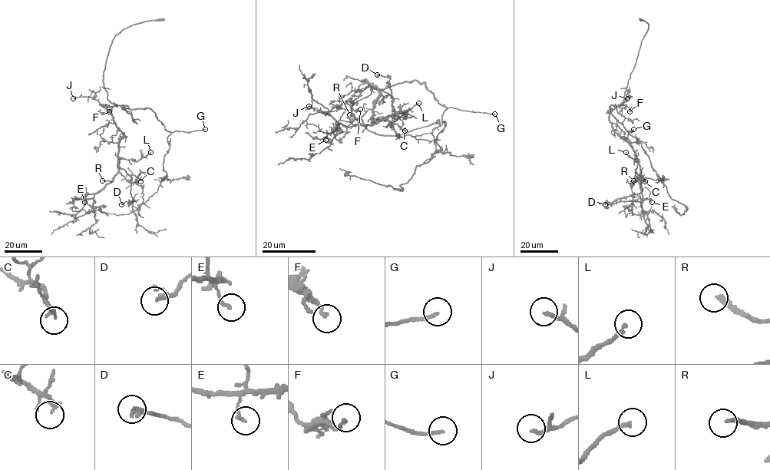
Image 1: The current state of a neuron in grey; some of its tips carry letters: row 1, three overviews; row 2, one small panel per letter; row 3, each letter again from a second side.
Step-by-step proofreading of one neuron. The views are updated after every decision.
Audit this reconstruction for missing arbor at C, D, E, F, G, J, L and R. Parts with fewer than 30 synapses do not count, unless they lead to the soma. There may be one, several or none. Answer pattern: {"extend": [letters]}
{"extend": ["C", "G", "L", "R"]}

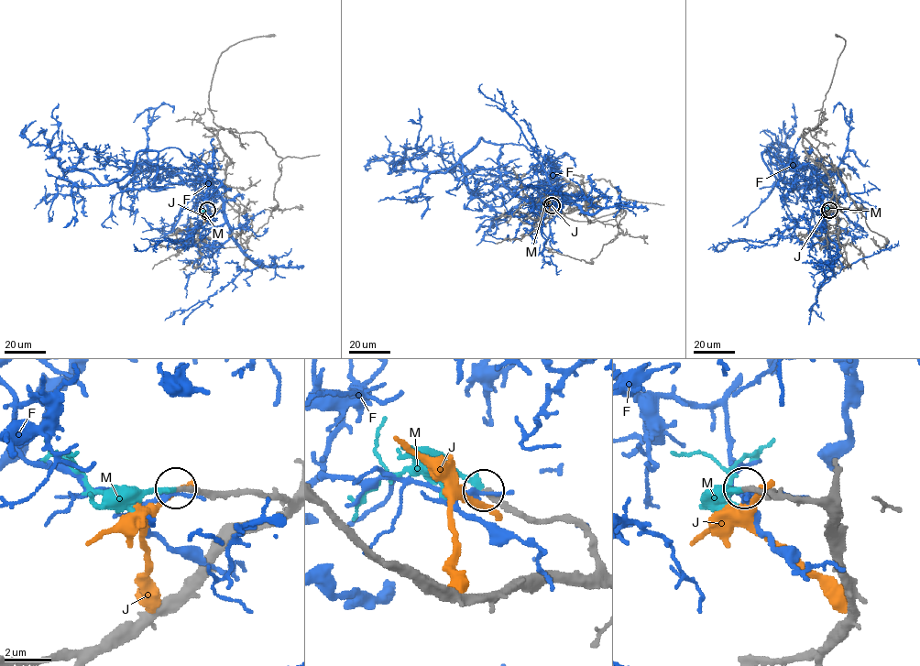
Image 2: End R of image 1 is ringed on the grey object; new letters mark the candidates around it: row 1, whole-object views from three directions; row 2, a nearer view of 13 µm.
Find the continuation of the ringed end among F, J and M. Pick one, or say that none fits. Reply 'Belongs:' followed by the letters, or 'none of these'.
Belongs: M

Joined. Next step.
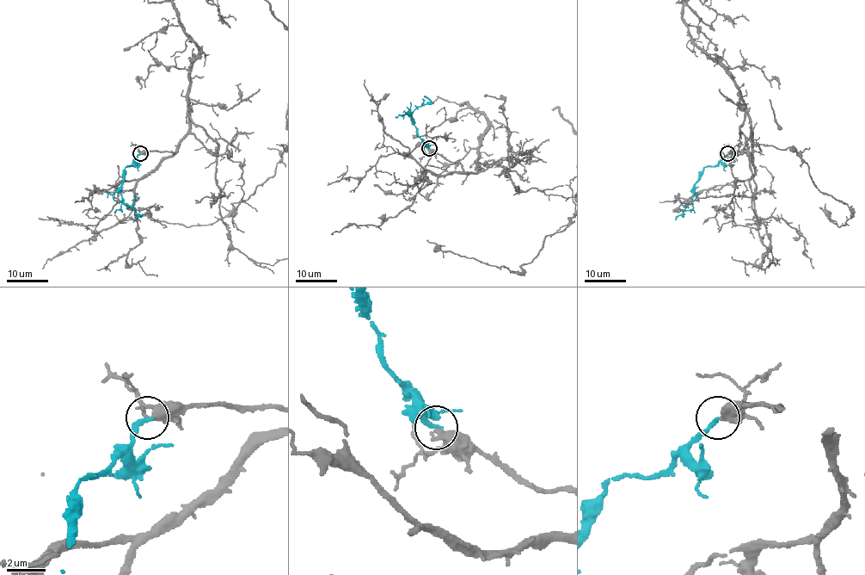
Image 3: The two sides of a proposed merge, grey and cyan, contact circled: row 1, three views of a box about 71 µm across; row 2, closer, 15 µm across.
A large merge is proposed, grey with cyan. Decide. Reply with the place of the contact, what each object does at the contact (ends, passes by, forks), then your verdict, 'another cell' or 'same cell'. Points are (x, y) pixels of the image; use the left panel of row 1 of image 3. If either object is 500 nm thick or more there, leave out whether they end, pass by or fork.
(140, 153) | grey ends | cyan ends | same cell

